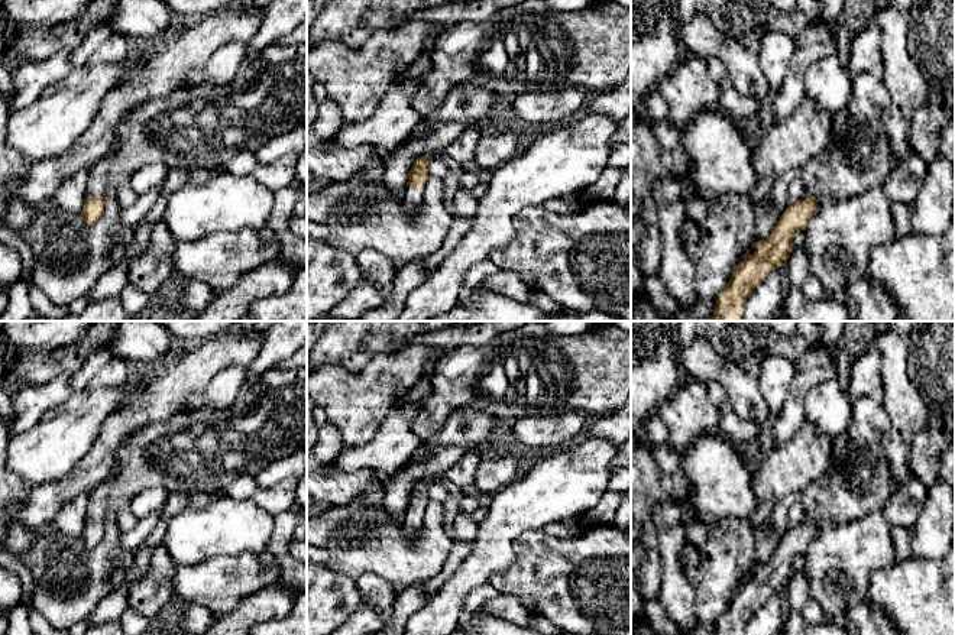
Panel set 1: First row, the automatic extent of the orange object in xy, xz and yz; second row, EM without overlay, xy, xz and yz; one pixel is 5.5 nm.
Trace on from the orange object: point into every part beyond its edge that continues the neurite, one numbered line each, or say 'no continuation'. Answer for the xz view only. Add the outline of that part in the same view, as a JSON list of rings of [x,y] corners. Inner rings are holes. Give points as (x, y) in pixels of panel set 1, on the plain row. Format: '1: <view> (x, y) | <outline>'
1: xz (413, 521) | [[[407,511],[404,515],[404,532],[407,537],[414,537],[423,528],[425,512]]]

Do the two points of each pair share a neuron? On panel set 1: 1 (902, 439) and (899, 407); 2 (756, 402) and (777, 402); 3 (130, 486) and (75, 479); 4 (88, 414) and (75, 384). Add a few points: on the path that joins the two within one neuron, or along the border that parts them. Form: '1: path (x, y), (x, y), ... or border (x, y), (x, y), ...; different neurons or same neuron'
1: path (902, 431), (902, 414); same neuron
2: border (756, 373), (770, 415); different neurons
3: border (117, 452), (117, 465), (113, 472), (88, 493); different neurons
4: border (84, 389), (73, 394); different neurons

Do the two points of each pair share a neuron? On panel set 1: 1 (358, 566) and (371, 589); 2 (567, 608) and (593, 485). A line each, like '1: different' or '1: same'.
1: different
2: different

